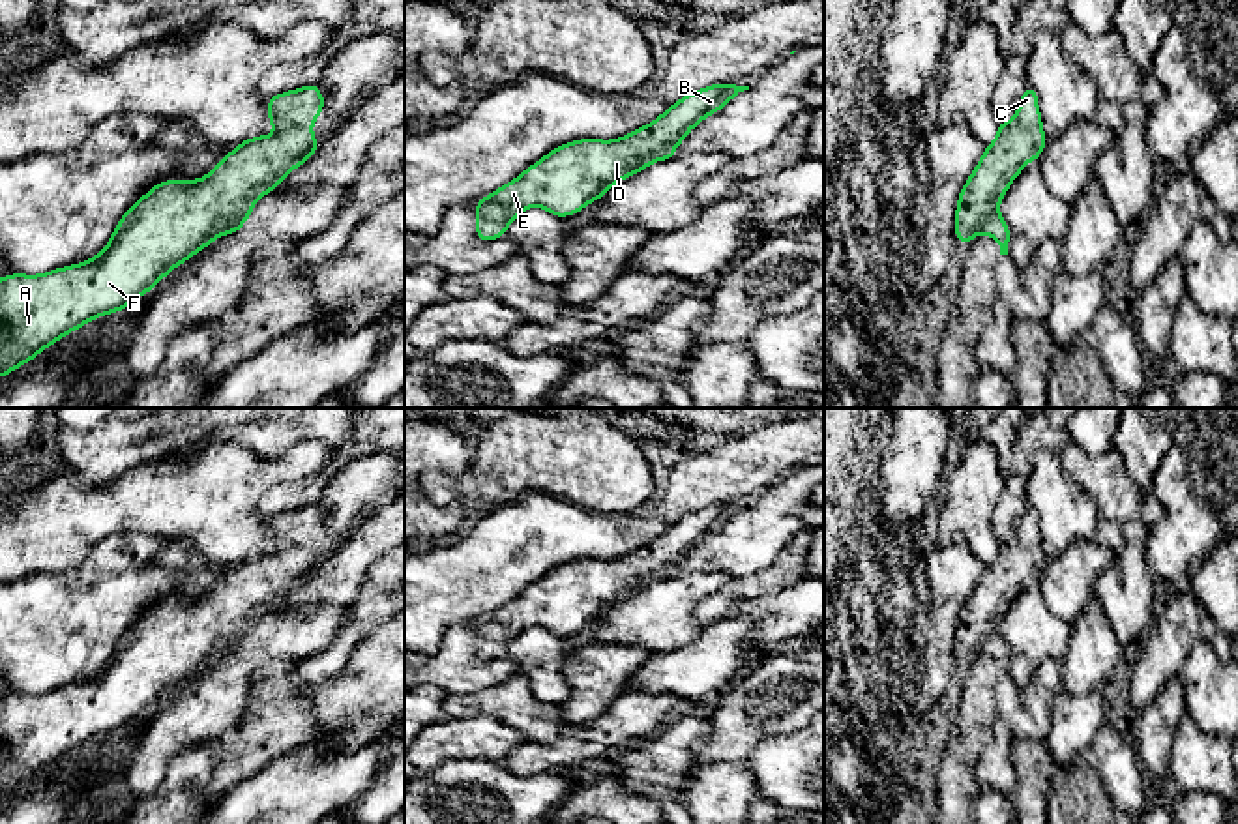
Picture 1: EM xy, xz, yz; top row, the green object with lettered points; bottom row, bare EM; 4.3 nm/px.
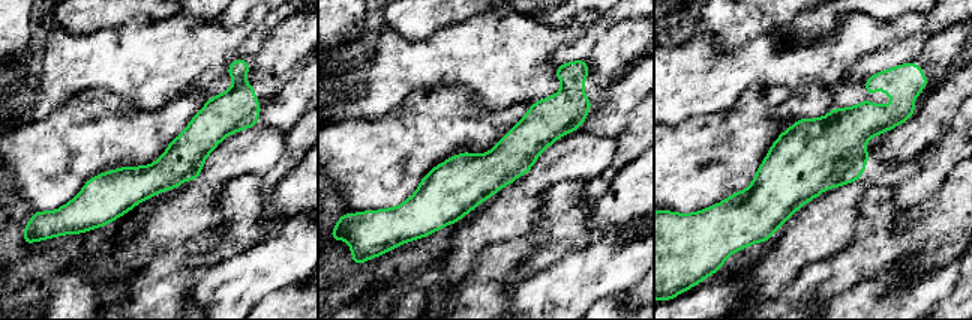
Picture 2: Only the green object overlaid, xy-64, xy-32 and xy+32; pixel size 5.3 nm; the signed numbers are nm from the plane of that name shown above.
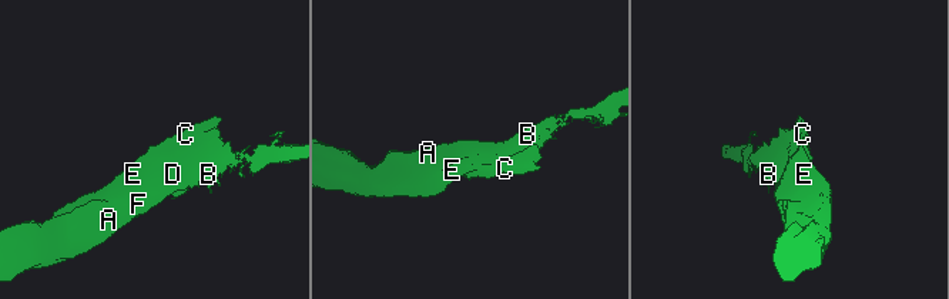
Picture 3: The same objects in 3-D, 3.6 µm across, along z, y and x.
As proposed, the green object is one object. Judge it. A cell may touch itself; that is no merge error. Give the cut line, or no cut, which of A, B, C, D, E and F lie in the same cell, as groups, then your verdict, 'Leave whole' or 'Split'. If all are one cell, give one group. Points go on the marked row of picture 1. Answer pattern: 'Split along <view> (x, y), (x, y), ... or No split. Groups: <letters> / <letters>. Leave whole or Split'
Split along xy (216, 178), (225, 184), (231, 212), (231, 221), (220, 235). Groups: A C D E F / B. Split

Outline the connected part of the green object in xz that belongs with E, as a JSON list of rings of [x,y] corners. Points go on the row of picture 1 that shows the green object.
[[[650,124],[614,140],[582,139],[551,150],[509,184],[476,202],[476,236],[481,242],[496,240],[508,232],[509,223],[530,206],[566,217],[603,197],[616,182],[622,182],[659,155],[650,154]]]

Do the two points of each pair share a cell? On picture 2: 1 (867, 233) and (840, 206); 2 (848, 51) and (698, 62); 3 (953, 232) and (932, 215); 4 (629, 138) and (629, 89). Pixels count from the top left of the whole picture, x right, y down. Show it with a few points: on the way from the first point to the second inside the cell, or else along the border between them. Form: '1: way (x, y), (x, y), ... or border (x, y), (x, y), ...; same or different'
1: border (866, 188), (857, 208), (855, 232), (837, 253); different
2: way (810, 60), (767, 60), (732, 72); same
3: way (948, 227), (936, 220); same
4: border (638, 102), (629, 123), (615, 135); different

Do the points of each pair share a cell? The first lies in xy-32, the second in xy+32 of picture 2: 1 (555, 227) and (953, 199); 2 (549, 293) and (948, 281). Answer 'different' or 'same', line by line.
1: different
2: same

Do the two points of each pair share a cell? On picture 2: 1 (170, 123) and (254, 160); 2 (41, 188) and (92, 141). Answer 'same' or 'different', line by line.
1: different
2: same

